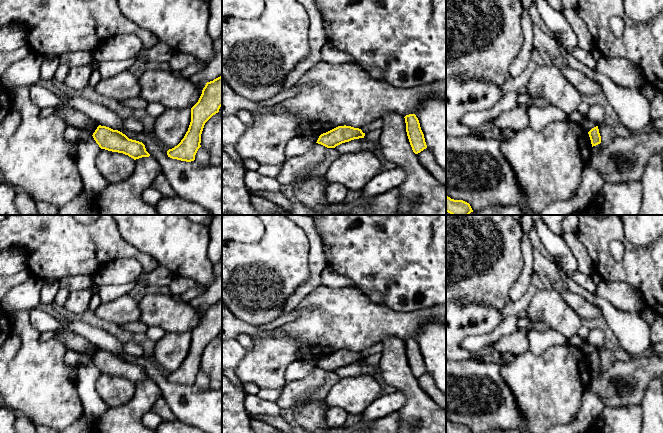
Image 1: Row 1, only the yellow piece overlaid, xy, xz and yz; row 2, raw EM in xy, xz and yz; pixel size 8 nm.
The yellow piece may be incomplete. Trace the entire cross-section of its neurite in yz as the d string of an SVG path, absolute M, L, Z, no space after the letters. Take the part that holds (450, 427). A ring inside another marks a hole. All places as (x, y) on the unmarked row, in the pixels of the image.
M446 420L446 433L472 433L470 428L463 424L454 424Z

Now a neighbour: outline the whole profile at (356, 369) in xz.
M359 362L336 370L336 374L340 378L359 376L362 374L368 374L375 377L377 371L377 367L370 366L365 362Z

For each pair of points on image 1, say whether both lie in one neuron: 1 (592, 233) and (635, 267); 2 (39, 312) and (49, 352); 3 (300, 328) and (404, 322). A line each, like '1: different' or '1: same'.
1: same
2: different
3: same

